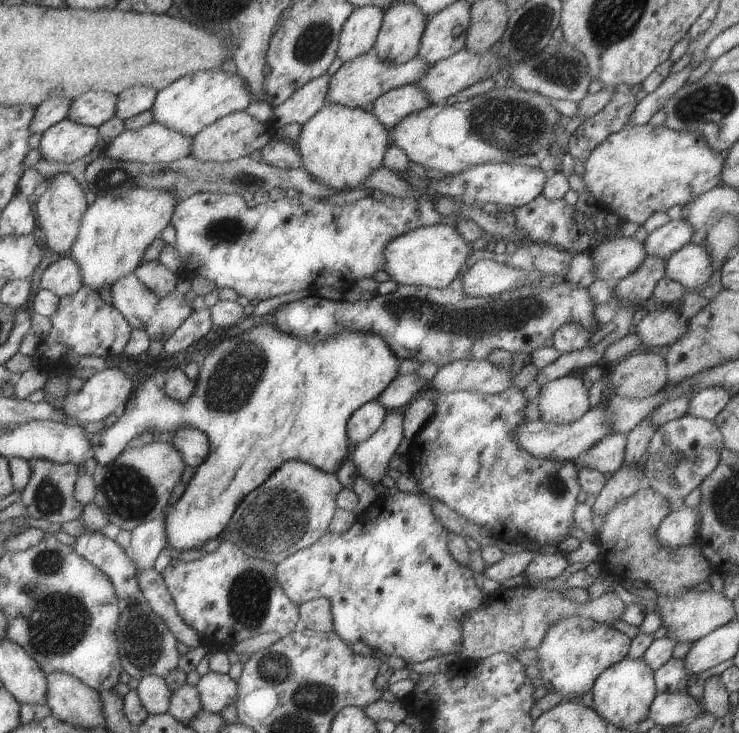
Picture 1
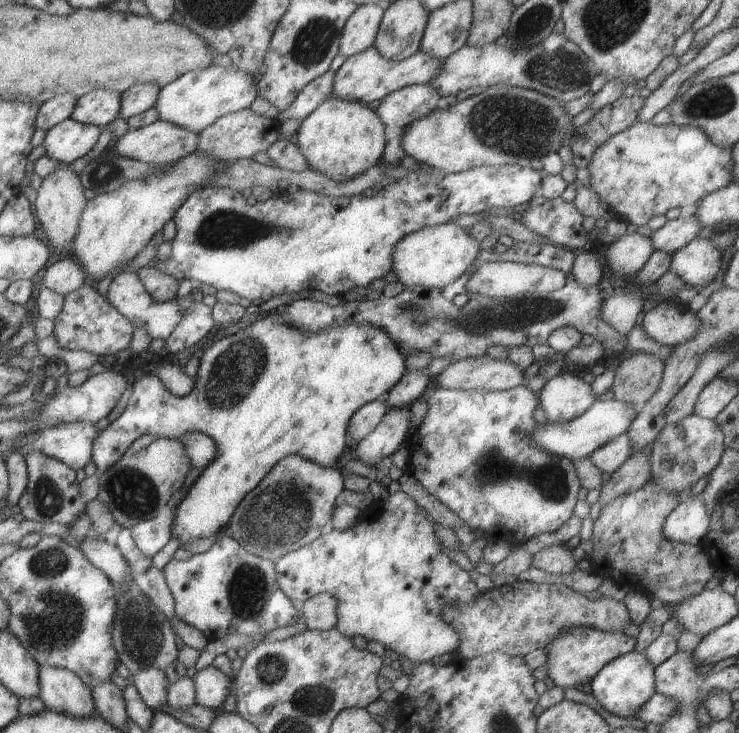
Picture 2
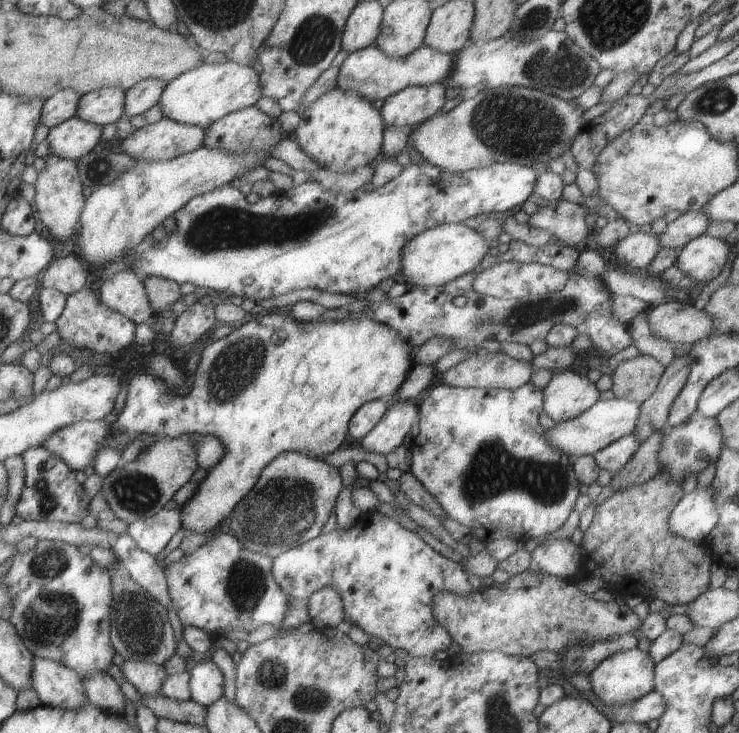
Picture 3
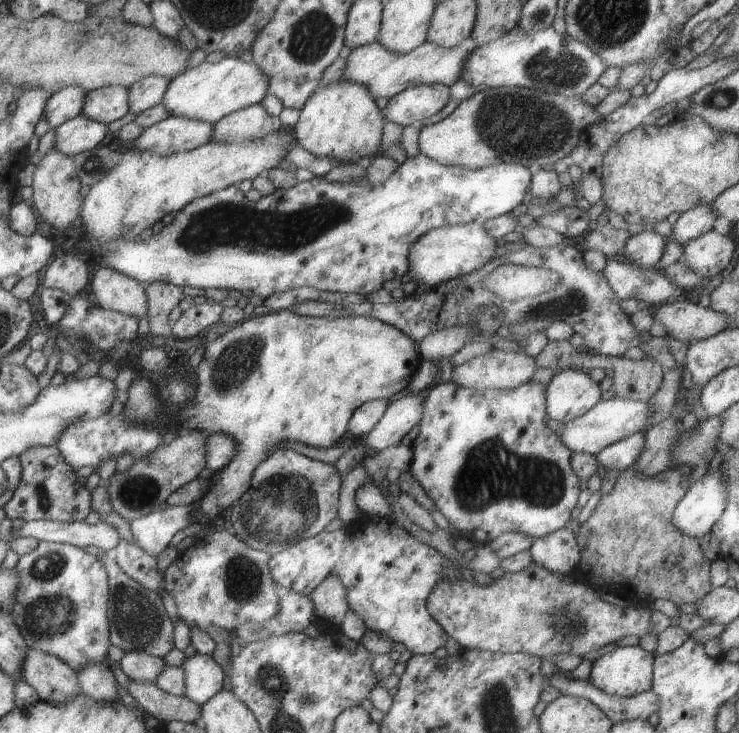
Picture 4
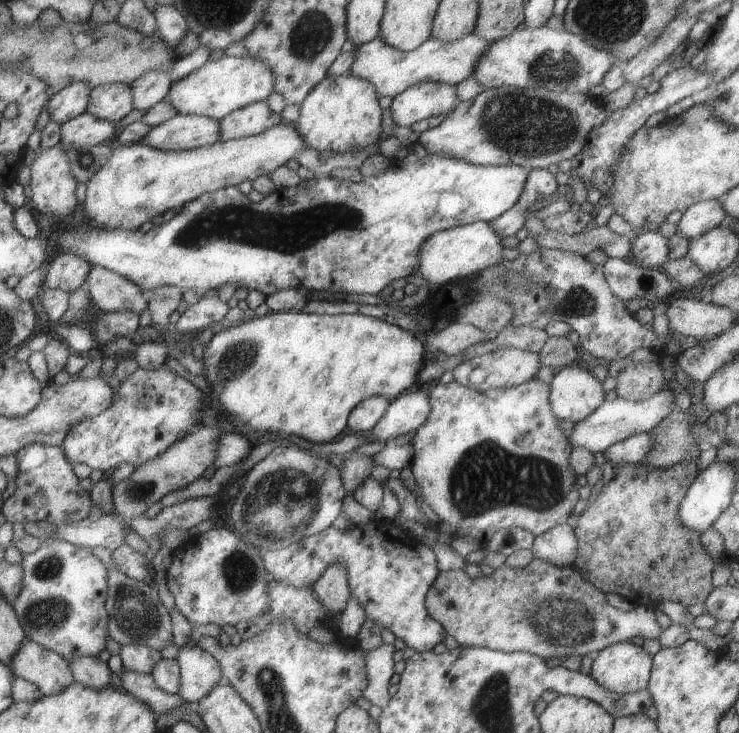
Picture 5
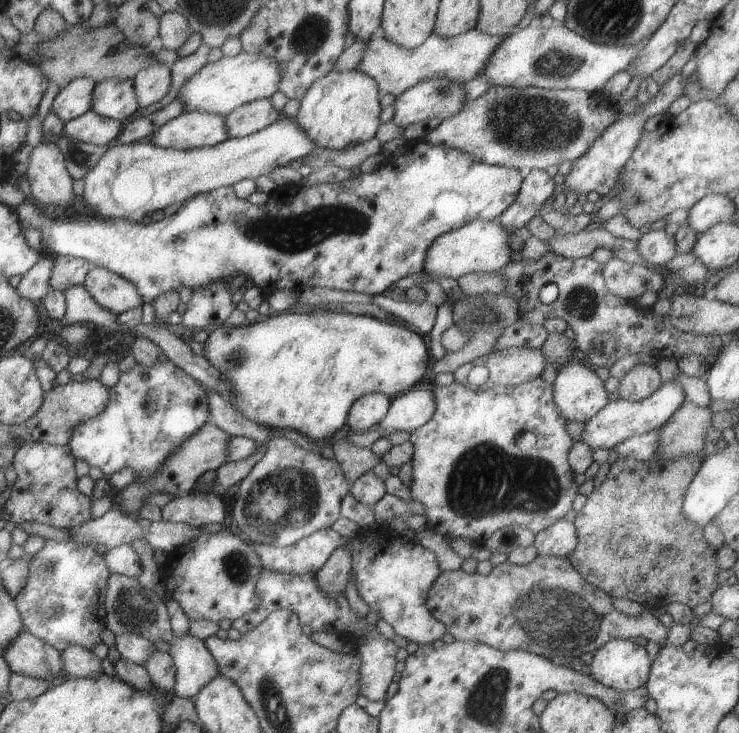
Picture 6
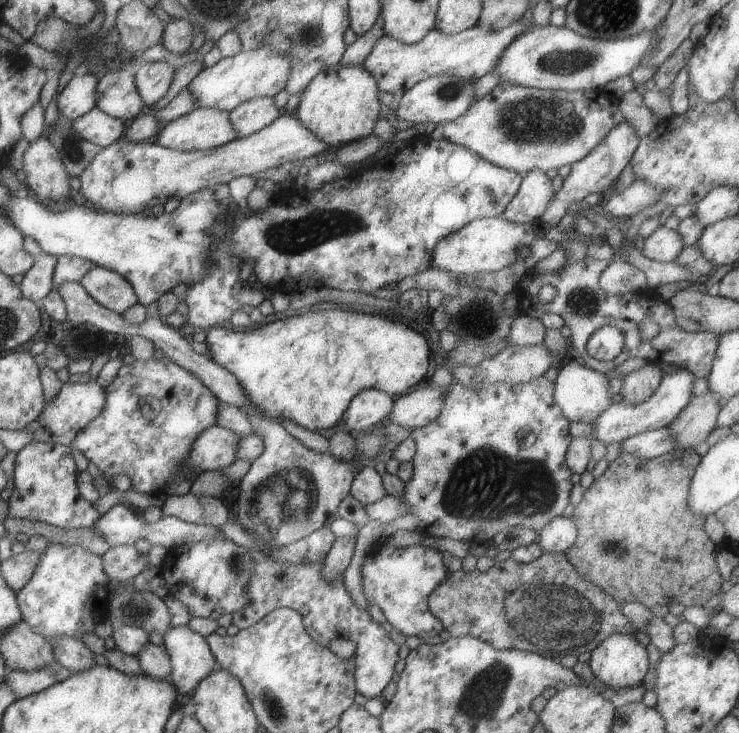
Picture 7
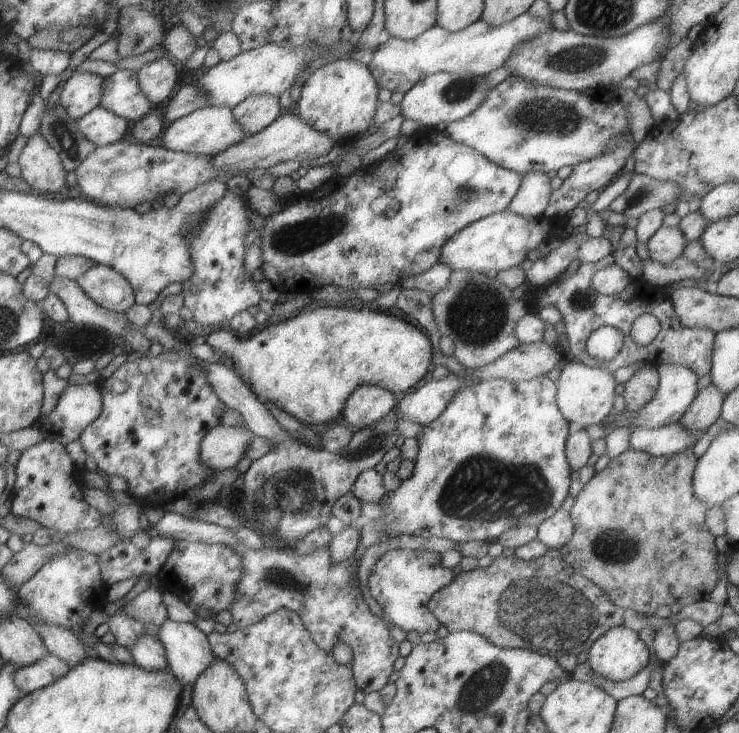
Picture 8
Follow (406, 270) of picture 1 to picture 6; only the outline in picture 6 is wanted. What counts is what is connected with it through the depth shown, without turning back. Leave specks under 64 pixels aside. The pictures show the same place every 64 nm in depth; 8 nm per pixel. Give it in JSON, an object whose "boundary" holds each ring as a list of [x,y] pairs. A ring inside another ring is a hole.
{"boundary":[[[473,220],[470,224],[465,224],[456,230],[446,232],[438,236],[430,248],[426,250],[426,260],[424,260],[423,272],[436,278],[453,278],[459,280],[461,277],[472,273],[493,273],[498,271],[502,266],[506,266],[510,261],[510,253],[513,251],[508,244],[508,238],[516,234],[523,241],[528,240],[531,236],[527,226],[512,232],[496,222],[489,220]]]}

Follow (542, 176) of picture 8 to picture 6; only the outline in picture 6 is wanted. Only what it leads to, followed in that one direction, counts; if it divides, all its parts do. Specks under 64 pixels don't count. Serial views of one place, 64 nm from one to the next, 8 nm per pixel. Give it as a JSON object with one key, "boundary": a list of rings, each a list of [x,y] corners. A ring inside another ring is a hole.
{"boundary":[[[546,170],[526,171],[516,200],[498,218],[494,218],[494,222],[512,232],[520,230],[539,214],[542,204],[552,196],[555,185],[554,178]]]}

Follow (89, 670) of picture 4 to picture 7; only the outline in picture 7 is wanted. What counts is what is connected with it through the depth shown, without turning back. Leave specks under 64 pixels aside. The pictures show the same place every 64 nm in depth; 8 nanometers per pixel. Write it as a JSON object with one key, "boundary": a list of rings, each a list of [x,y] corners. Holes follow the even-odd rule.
{"boundary":[[[56,636],[49,642],[54,646],[54,654],[56,654],[58,663],[72,674],[78,674],[80,671],[84,672],[96,666],[94,653],[80,639],[71,636]]]}

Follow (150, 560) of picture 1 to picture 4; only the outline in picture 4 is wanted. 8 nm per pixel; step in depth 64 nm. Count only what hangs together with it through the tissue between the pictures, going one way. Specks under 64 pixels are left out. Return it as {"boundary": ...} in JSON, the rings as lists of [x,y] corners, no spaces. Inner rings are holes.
{"boundary":[[[170,505],[166,510],[156,511],[131,522],[132,536],[142,550],[156,558],[171,538],[186,528],[192,520],[194,505]]]}

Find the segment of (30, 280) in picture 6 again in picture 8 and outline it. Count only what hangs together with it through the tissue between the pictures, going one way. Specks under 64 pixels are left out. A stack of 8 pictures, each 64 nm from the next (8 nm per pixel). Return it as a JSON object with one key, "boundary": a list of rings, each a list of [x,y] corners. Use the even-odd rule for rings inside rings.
{"boundary":[[[44,253],[32,266],[32,274],[23,284],[23,294],[27,300],[40,303],[49,296],[47,287],[54,276],[57,261],[58,257]]]}

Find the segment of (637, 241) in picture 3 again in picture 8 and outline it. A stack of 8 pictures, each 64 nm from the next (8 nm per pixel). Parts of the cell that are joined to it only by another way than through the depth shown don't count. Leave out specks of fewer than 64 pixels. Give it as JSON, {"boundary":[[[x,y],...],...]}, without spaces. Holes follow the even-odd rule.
{"boundary":[[[664,225],[647,243],[651,260],[664,265],[683,256],[688,244],[679,227],[666,227]]]}

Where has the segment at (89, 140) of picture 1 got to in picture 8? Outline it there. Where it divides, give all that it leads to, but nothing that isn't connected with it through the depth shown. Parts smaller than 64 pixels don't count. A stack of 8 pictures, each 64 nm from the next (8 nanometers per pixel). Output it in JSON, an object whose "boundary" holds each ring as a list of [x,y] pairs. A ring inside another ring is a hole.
{"boundary":[[[99,105],[78,121],[78,129],[94,145],[108,145],[122,141],[128,131],[128,120]]]}

